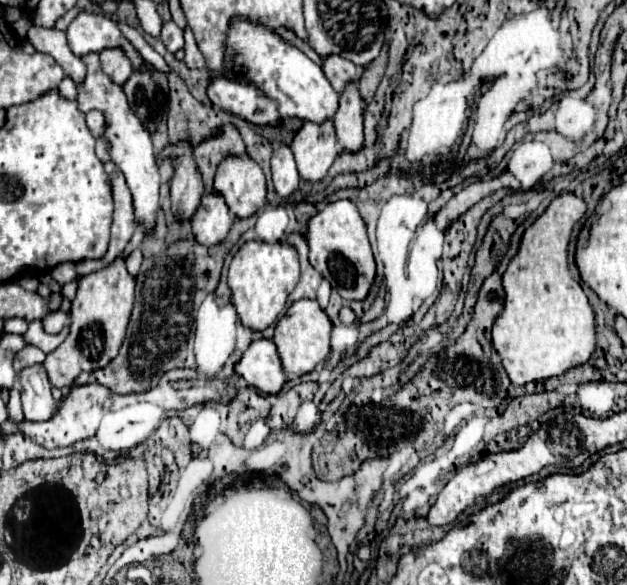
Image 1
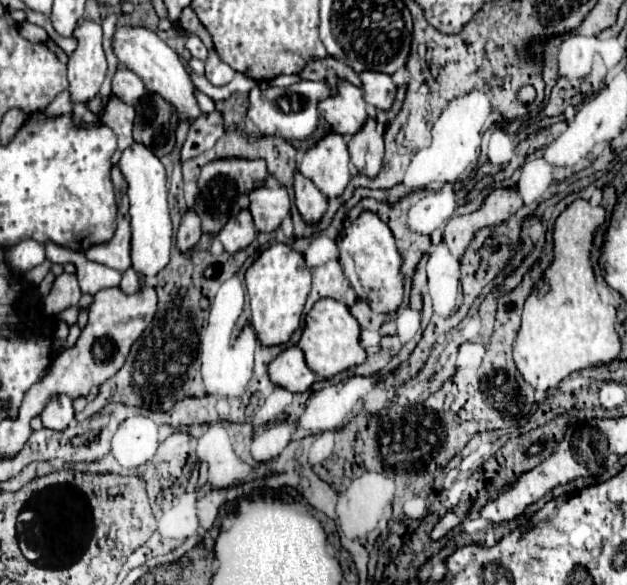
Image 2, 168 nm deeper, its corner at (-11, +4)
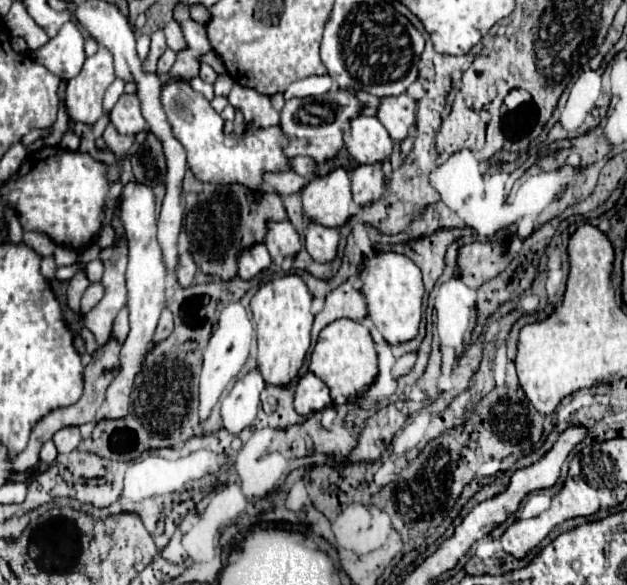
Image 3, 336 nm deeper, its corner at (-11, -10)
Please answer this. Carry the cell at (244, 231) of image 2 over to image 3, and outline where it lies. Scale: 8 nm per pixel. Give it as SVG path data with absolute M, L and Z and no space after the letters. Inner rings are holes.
M253 243L251 247L241 249L237 253L237 275L241 279L251 279L269 265L271 265L271 257L263 243Z

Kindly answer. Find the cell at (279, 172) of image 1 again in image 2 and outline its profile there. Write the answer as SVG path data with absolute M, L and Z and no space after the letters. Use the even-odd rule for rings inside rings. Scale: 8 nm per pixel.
M301 173L295 175L293 187L295 187L295 203L301 217L305 219L305 223L317 225L321 217L327 213L327 197L313 185L311 179L303 177Z

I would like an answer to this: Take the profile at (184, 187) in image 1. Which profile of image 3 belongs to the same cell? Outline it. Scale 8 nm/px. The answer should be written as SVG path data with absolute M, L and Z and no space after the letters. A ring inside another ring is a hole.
M183 253L183 255L179 257L179 263L177 263L177 279L179 279L179 283L181 283L183 287L189 287L191 281L193 281L195 271L197 271L197 265L195 265L191 253Z

